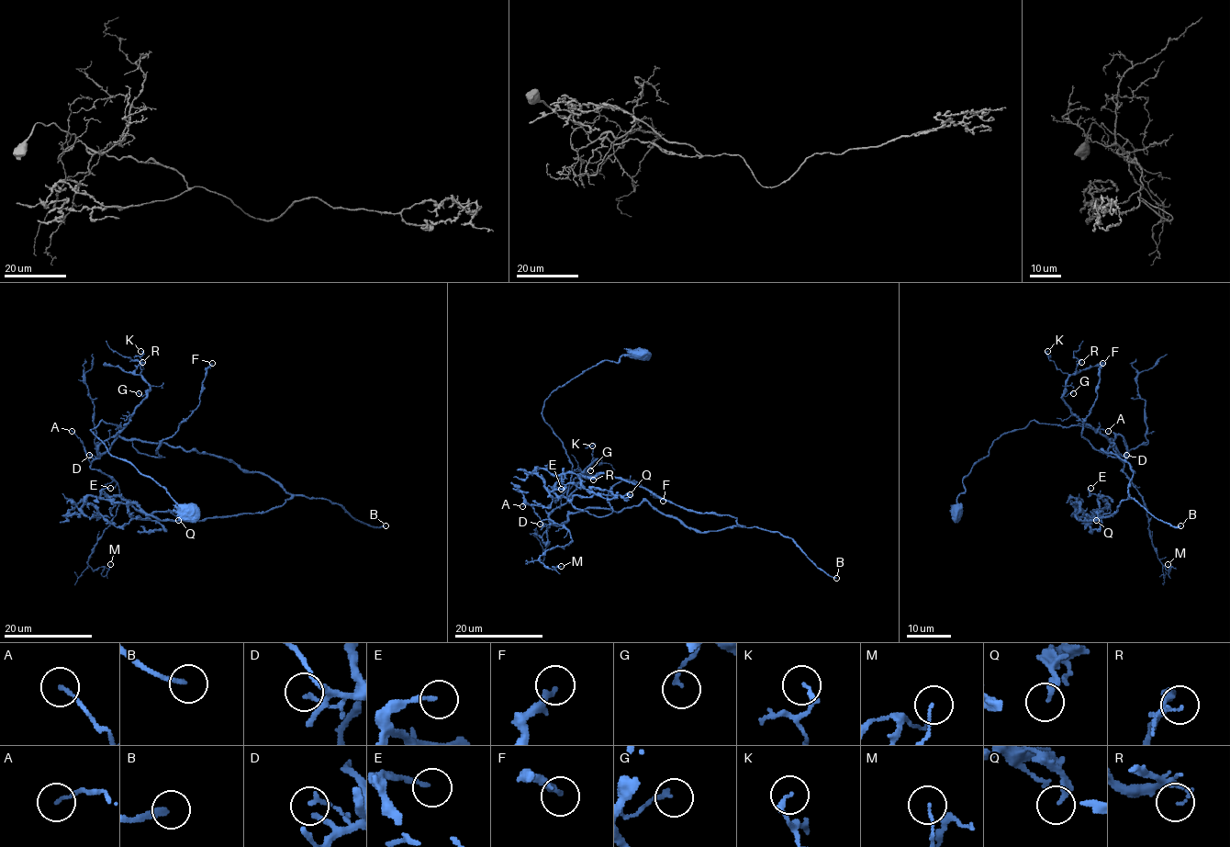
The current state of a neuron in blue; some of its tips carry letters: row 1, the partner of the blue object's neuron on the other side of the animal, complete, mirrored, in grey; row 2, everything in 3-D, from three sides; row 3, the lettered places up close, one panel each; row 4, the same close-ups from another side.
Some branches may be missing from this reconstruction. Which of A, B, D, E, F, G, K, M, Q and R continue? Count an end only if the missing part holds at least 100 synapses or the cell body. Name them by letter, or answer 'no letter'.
B

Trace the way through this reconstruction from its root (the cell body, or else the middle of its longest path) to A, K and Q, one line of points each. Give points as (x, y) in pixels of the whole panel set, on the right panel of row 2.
A: (955, 512), (962, 480), (1003, 433), (1032, 421), (1098, 428), (1123, 461), (1106, 438), (1108, 431)
K: (955, 512), (962, 480), (1003, 433), (1032, 421), (1098, 428), (1070, 412), (1063, 399), (1068, 374), (1047, 351)
Q: (955, 512), (1036, 421), (1124, 440), (1102, 450), (1128, 497), (1097, 520), (1079, 503), (1096, 520)

